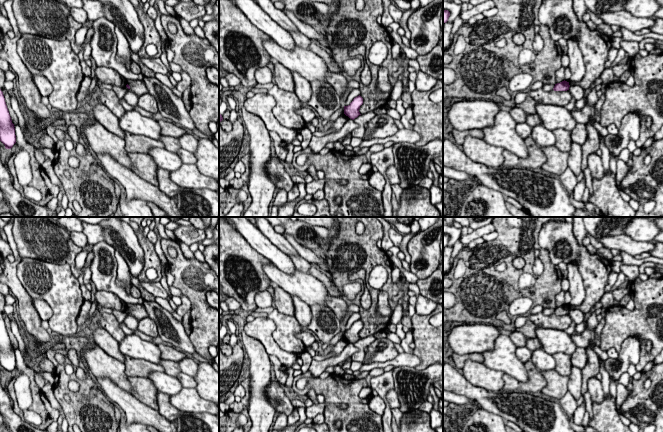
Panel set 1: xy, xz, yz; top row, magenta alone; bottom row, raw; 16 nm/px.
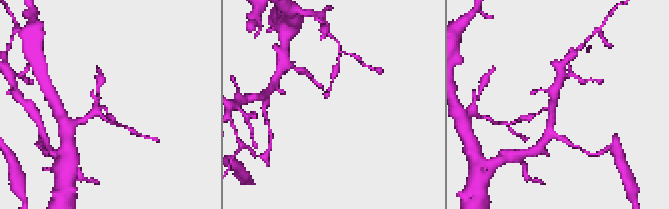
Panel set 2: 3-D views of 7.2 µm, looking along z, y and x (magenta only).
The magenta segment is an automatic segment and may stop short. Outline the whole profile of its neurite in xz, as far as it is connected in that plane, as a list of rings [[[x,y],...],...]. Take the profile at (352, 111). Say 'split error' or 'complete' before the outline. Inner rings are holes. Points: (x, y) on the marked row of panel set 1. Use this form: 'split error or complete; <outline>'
complete; [[[360,95],[355,97],[348,106],[344,106],[344,114],[350,119],[354,120],[359,115],[361,115],[359,109],[362,104],[363,98]]]

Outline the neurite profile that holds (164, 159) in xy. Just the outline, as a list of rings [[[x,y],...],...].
[[[151,148],[148,154],[152,157],[158,168],[169,172],[178,170],[183,162],[176,153],[170,152],[165,148]]]

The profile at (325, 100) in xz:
[[[311,81],[312,96],[307,105],[319,114],[320,119],[328,119],[342,107],[340,96],[327,81]]]

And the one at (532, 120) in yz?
[[[527,114],[526,123],[532,128],[536,125],[543,125],[543,122],[538,114]]]

